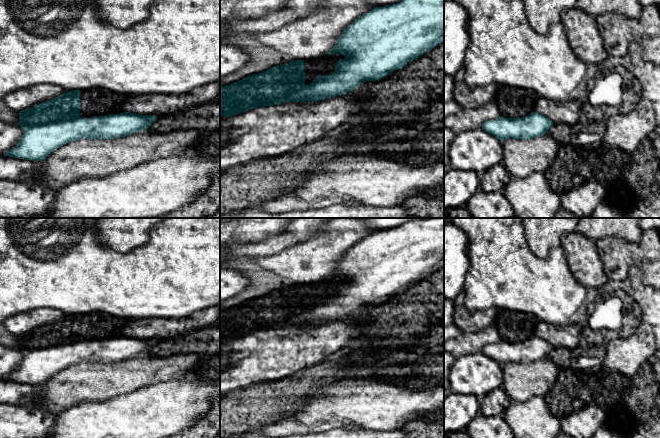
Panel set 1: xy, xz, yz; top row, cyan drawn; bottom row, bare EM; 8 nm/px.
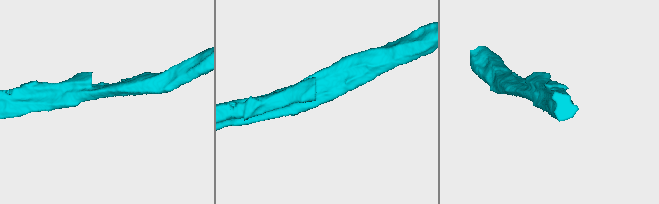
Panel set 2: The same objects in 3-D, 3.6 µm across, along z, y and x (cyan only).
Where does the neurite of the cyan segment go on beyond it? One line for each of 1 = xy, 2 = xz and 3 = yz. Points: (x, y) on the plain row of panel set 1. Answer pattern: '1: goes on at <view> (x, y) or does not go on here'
1: does not go on here
2: does not go on here
3: does not go on here

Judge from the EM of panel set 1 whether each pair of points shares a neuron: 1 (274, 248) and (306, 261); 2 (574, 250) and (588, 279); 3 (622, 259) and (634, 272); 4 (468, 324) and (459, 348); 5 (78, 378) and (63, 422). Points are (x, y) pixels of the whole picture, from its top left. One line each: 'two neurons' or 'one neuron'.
1: two neurons
2: one neuron
3: two neurons
4: two neurons
5: two neurons

